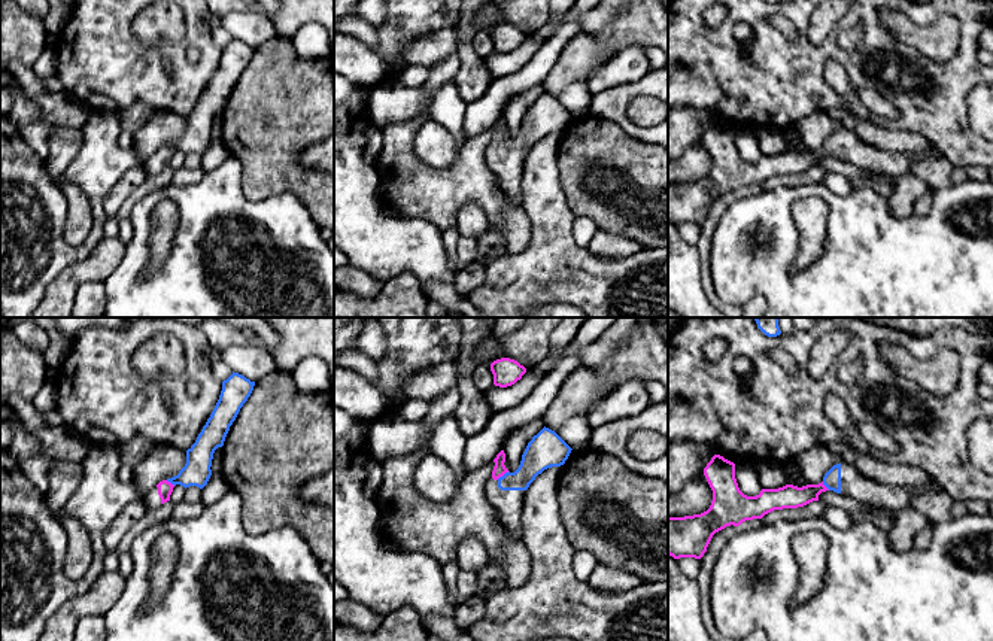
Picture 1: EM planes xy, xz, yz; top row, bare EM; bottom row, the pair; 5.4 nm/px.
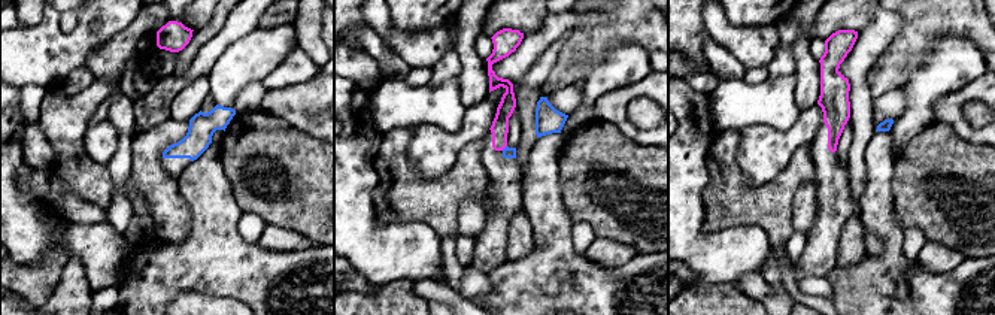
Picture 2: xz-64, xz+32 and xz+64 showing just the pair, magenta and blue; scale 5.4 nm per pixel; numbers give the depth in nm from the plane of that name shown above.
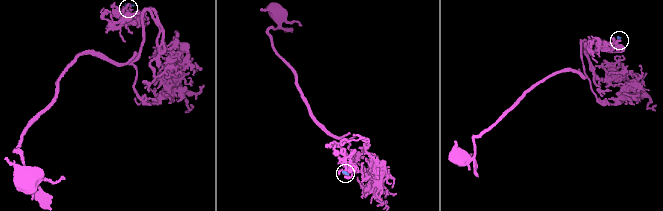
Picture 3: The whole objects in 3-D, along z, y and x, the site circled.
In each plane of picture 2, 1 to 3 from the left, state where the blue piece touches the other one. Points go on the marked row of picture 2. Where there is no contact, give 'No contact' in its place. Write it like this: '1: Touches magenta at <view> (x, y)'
1: No contact
2: Touches magenta at xz+32 (503, 148)
3: No contact

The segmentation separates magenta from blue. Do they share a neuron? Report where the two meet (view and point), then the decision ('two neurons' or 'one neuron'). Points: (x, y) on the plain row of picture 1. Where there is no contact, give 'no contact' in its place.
meets magenta in xz at (503, 140); one neuron

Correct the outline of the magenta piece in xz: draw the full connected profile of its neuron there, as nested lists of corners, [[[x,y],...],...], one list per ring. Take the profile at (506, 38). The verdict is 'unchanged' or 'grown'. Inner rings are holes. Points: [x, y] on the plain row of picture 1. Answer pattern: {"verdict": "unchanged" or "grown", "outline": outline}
{"verdict": "unchanged", "outline": [[[501,24],[491,30],[491,37],[494,40],[494,51],[507,54],[520,46],[526,34],[514,25]]]}

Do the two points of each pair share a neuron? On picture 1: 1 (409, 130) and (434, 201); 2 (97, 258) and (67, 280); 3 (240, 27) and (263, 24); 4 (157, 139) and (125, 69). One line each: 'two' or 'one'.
1: one
2: one
3: one
4: two

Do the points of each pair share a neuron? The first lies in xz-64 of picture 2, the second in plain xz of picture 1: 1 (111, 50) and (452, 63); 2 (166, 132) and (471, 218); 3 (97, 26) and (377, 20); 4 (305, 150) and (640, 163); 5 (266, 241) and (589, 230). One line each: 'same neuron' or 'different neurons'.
1: different neurons
2: different neurons
3: different neurons
4: same neuron
5: different neurons

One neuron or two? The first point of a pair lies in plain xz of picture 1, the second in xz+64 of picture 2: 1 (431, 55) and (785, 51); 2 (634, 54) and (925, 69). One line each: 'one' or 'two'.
1: two
2: one

